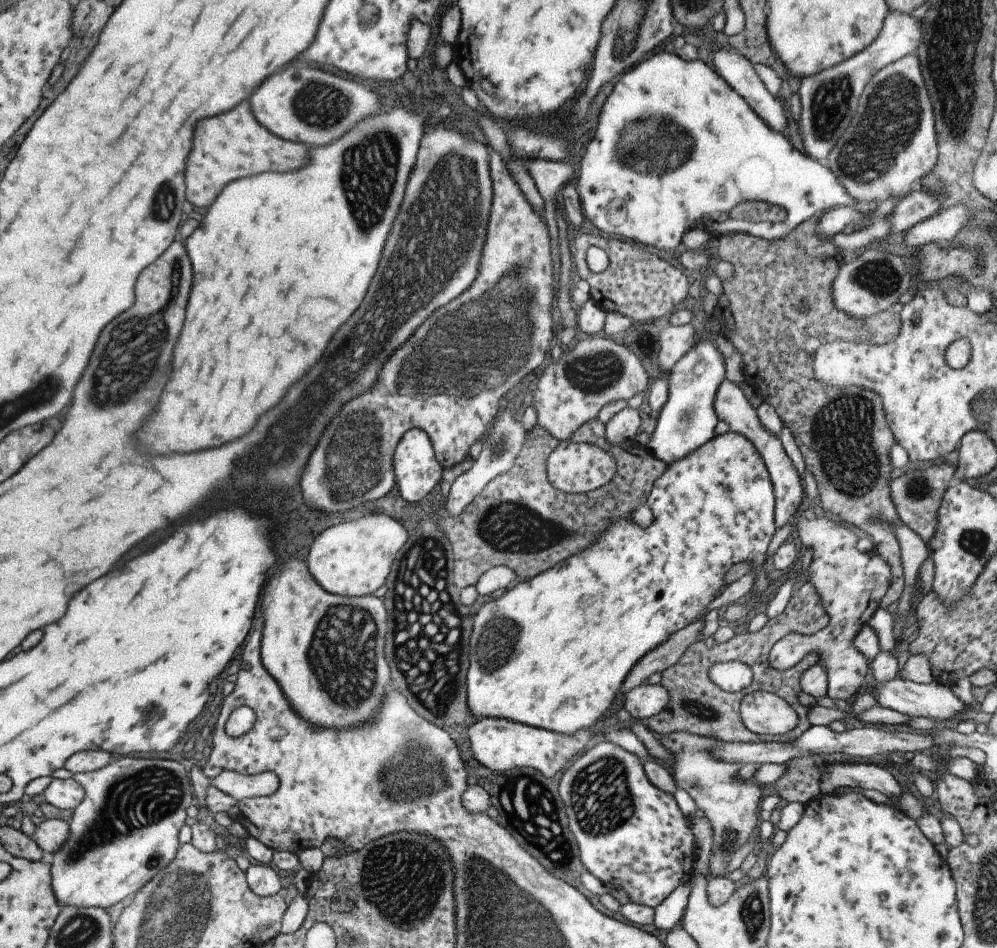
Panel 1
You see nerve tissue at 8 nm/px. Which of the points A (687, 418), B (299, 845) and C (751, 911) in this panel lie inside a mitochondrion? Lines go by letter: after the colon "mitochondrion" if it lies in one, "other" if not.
A: mitochondrion
B: other
C: mitochondrion

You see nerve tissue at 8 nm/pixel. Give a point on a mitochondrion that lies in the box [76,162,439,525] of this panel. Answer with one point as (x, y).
(117, 379)

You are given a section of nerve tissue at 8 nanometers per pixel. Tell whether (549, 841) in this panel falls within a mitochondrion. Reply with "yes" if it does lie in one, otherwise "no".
yes

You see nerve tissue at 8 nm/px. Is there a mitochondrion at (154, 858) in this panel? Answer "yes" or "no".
yes

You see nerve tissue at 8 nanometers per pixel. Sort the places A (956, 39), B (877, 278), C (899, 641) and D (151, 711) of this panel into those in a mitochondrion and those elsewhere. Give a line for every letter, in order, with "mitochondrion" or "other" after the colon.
A: mitochondrion
B: mitochondrion
C: other
D: other

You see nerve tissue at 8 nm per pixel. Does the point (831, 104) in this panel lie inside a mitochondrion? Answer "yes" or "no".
yes

